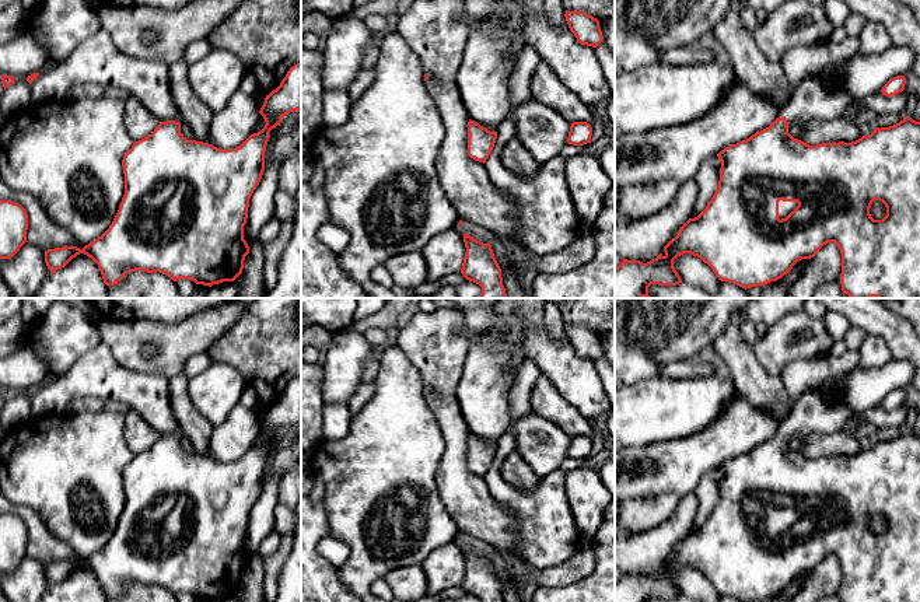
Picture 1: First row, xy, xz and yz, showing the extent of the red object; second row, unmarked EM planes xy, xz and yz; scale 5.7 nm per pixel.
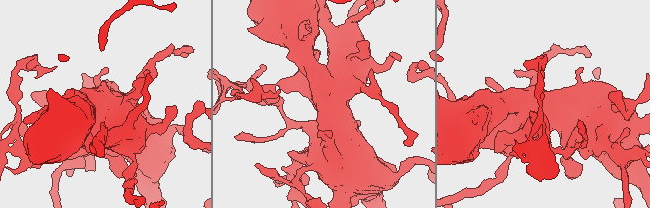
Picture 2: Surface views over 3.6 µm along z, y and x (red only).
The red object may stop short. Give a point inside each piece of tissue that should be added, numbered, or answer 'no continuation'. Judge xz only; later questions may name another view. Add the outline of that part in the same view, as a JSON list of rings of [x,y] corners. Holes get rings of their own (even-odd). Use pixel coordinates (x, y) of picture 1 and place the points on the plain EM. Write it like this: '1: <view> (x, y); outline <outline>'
no continuation

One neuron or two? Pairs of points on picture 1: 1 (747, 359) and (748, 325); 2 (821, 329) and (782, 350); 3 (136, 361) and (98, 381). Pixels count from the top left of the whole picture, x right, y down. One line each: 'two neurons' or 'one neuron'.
1: two neurons
2: one neuron
3: two neurons

